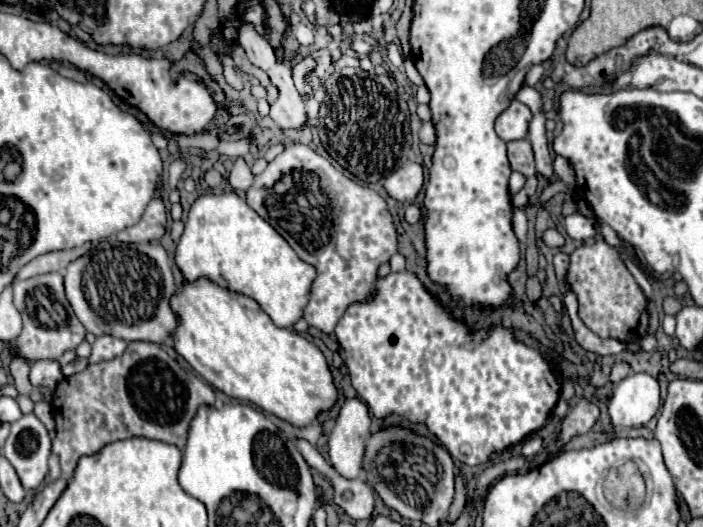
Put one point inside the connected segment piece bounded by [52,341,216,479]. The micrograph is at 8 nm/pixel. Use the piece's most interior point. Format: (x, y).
(145, 393)

